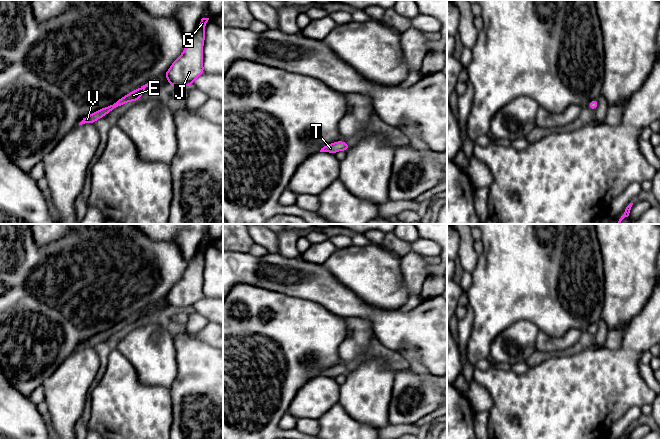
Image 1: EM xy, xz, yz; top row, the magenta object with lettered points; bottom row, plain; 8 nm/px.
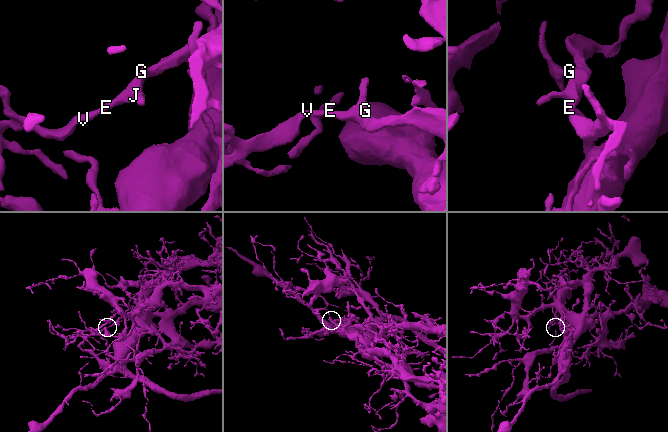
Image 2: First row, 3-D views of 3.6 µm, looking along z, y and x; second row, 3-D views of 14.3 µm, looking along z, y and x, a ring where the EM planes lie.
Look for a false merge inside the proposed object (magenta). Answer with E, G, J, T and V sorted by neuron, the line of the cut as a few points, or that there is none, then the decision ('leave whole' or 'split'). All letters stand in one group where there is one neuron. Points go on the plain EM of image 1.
E G J T V; no cut; leave whole

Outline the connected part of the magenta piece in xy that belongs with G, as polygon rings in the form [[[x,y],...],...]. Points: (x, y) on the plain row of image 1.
[[[202,242],[196,255],[188,261],[182,278],[171,288],[163,299],[172,311],[191,310],[205,297],[203,286],[203,270],[205,265],[205,250],[209,242]]]

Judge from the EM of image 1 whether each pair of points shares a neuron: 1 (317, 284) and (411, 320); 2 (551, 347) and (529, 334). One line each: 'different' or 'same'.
1: same
2: different

